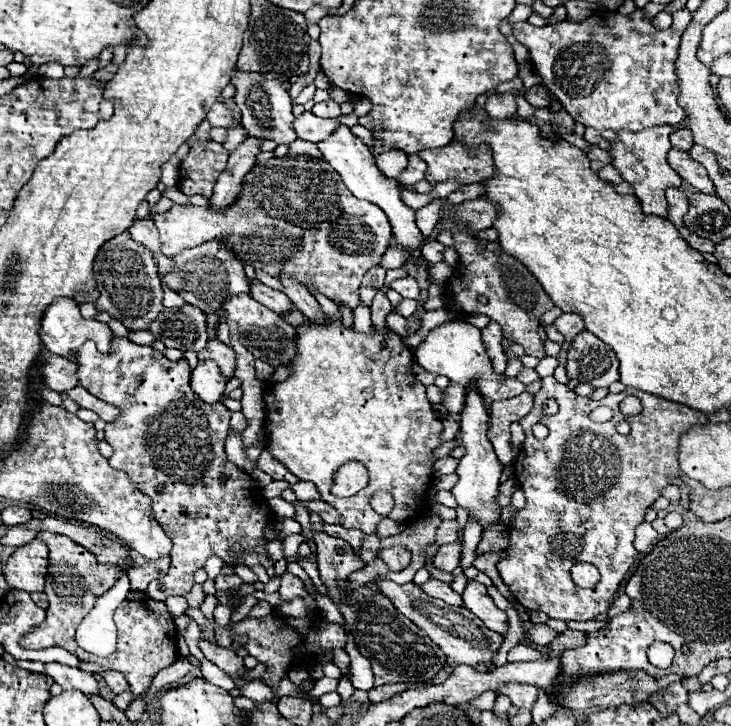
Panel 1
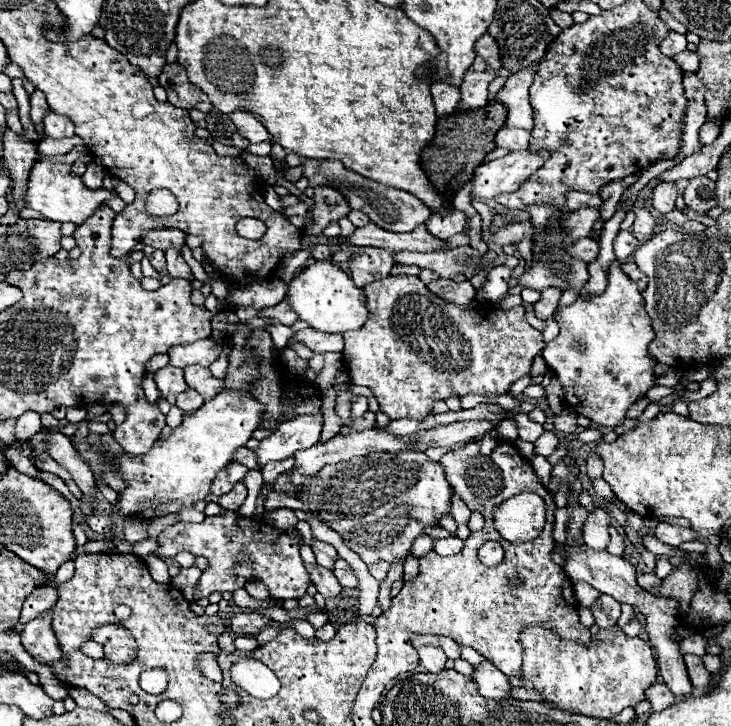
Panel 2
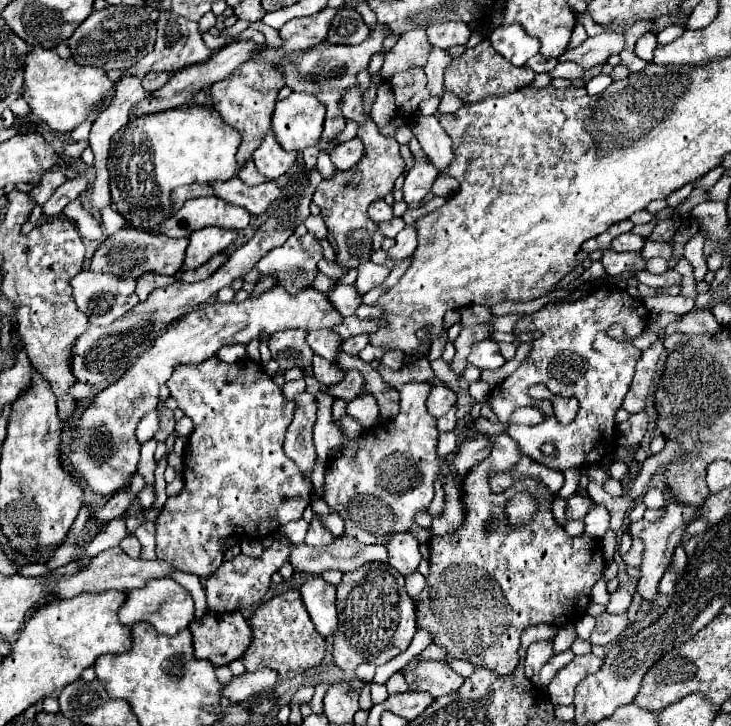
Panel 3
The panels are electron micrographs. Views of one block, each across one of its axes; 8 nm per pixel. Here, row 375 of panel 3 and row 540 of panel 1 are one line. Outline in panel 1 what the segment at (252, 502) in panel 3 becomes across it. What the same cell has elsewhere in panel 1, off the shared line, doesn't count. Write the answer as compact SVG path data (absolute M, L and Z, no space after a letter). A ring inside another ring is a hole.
M114 336L110 344L110 354L102 354L92 342L86 342L80 348L78 364L80 386L102 402L108 402L122 410L122 416L112 424L106 424L104 428L106 440L114 448L114 454L108 458L110 466L124 470L130 476L132 484L152 498L156 520L170 530L170 538L174 544L170 552L172 566L158 582L150 582L146 594L154 600L166 600L168 596L190 592L194 584L192 574L202 568L206 558L212 554L218 554L226 564L232 566L272 566L266 556L268 540L264 538L264 526L272 520L272 510L270 506L266 508L258 482L242 472L236 464L232 464L224 452L224 440L230 432L230 416L232 412L242 410L240 400L222 398L222 404L206 406L206 402L202 402L190 390L190 366L186 360L172 362L152 346L138 346L118 336Z

